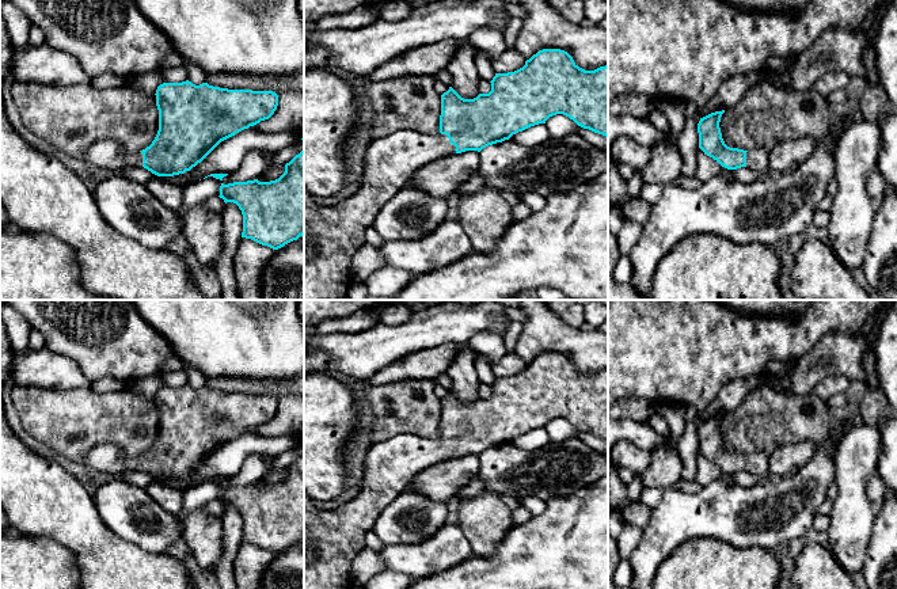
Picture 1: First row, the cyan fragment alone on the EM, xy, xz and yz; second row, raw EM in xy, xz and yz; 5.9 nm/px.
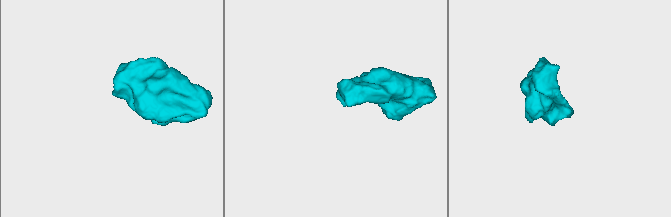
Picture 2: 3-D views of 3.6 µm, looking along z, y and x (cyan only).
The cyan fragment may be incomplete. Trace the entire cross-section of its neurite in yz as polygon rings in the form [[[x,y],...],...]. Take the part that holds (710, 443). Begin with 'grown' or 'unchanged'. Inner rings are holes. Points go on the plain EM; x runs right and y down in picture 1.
grown; [[[725,414],[715,415],[700,422],[698,428],[699,452],[727,474],[748,471],[760,479],[769,479],[768,455],[760,452],[744,455],[725,448],[719,432],[723,417]]]

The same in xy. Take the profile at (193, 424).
grown; [[[186,384],[156,394],[159,434],[149,451],[128,457],[118,445],[95,445],[83,467],[113,479],[126,471],[144,471],[157,480],[185,478],[221,445],[269,423],[278,410],[273,395],[228,394]]]

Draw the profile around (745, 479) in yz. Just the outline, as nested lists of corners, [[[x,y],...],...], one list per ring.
[[[741,471],[737,474],[730,474],[730,475],[731,475],[733,482],[741,487],[752,487],[761,480],[759,476],[748,471]]]

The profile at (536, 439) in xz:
[[[539,428],[513,438],[509,444],[518,449],[533,452],[550,444],[550,437],[544,428]]]

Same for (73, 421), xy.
[[[16,385],[12,403],[23,429],[41,444],[53,448],[76,464],[84,464],[90,449],[99,444],[118,445],[128,457],[149,451],[159,434],[156,399],[130,390],[95,394],[90,387],[72,390],[43,390]]]

